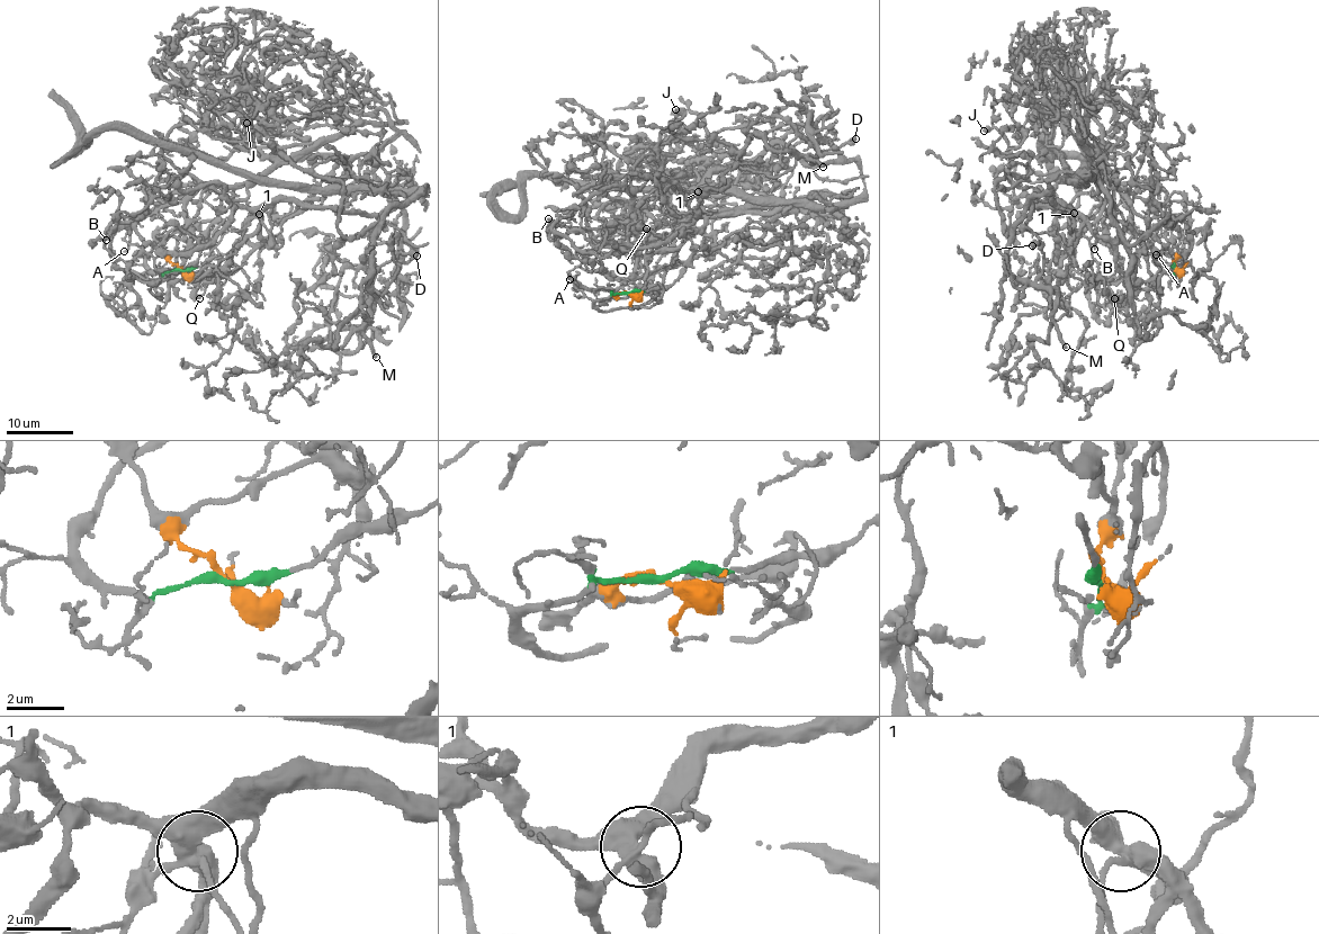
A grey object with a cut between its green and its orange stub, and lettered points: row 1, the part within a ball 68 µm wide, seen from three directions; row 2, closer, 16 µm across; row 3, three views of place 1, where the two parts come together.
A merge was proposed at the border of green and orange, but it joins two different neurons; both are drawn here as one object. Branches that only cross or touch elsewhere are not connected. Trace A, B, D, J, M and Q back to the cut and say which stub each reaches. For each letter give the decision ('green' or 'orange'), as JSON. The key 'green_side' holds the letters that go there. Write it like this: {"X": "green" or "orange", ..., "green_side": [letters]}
{"A": "green", "B": "green", "D": "orange", "J": "green", "M": "orange", "Q": "orange", "green_side": ["A", "B", "J"]}

